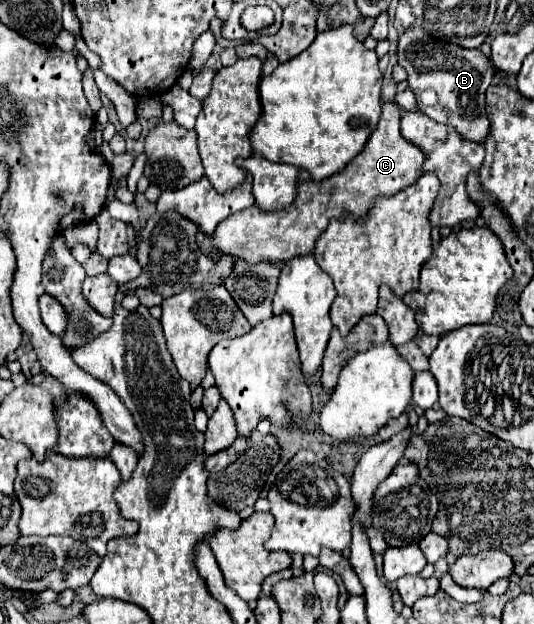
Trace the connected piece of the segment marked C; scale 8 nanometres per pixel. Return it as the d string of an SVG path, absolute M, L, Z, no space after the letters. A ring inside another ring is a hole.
M385 102L375 132L367 140L363 152L357 154L345 166L345 170L317 182L317 188L313 180L301 182L297 190L297 198L289 208L281 212L265 214L263 210L251 206L247 210L233 214L231 218L221 222L211 236L195 234L197 246L207 256L227 254L233 258L243 258L245 262L251 264L257 262L279 264L293 256L313 254L315 242L327 228L329 218L339 218L345 214L353 218L361 218L369 210L369 206L373 206L375 198L393 196L399 190L411 186L421 176L421 158L423 158L421 150L409 146L405 138L401 138L399 122L401 122L399 104Z

